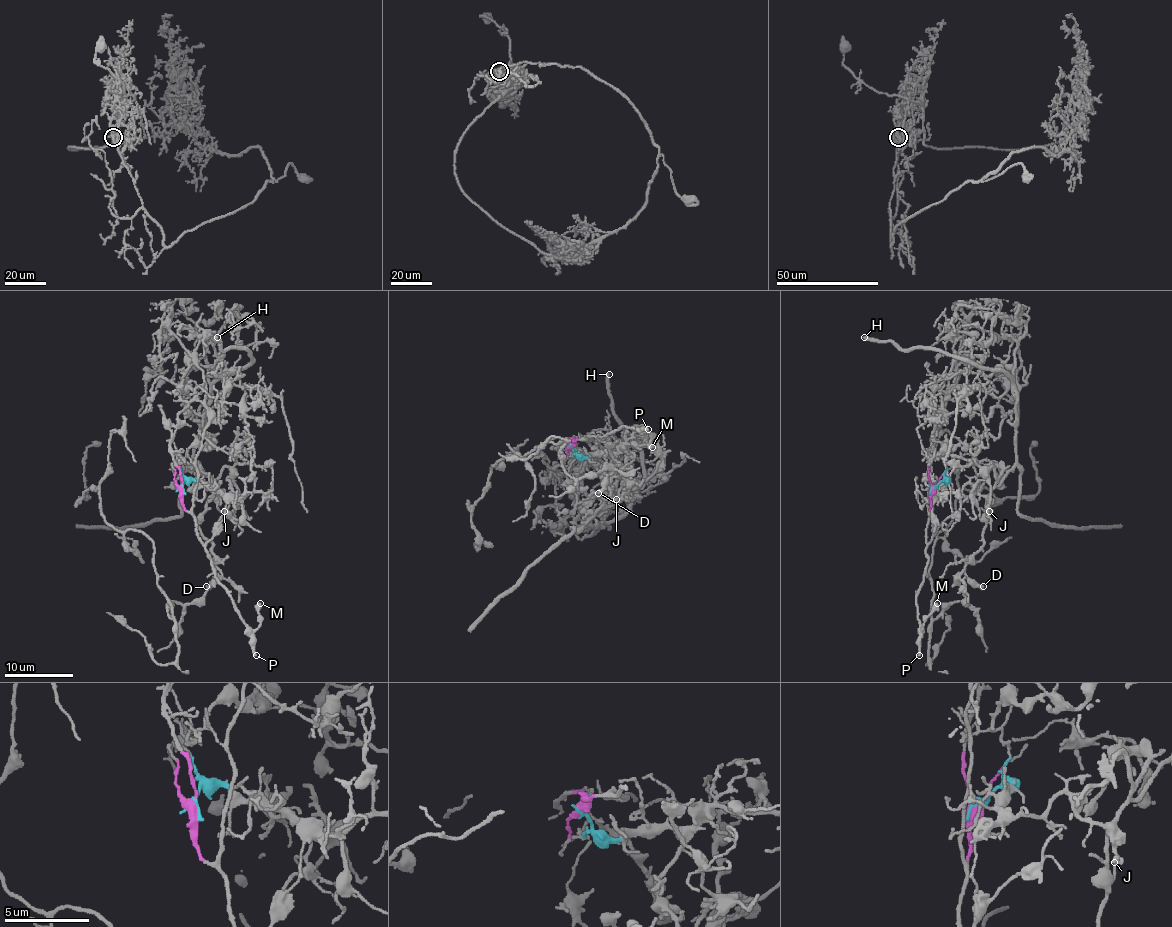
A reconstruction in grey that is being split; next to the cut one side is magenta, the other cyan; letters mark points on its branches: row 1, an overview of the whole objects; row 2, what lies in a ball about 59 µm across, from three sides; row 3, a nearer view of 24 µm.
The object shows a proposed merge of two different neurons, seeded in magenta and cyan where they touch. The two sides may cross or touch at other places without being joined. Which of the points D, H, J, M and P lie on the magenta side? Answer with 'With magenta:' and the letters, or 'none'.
With magenta: M, P

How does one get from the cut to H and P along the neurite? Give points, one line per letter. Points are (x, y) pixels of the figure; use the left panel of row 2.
H: (182, 487), (175, 453), (194, 470), (192, 448), (209, 388), (250, 361), (247, 350), (221, 349), (218, 337)
P: (182, 487), (183, 506), (194, 517), (195, 534), (206, 551), (212, 573), (247, 628), (255, 655)

